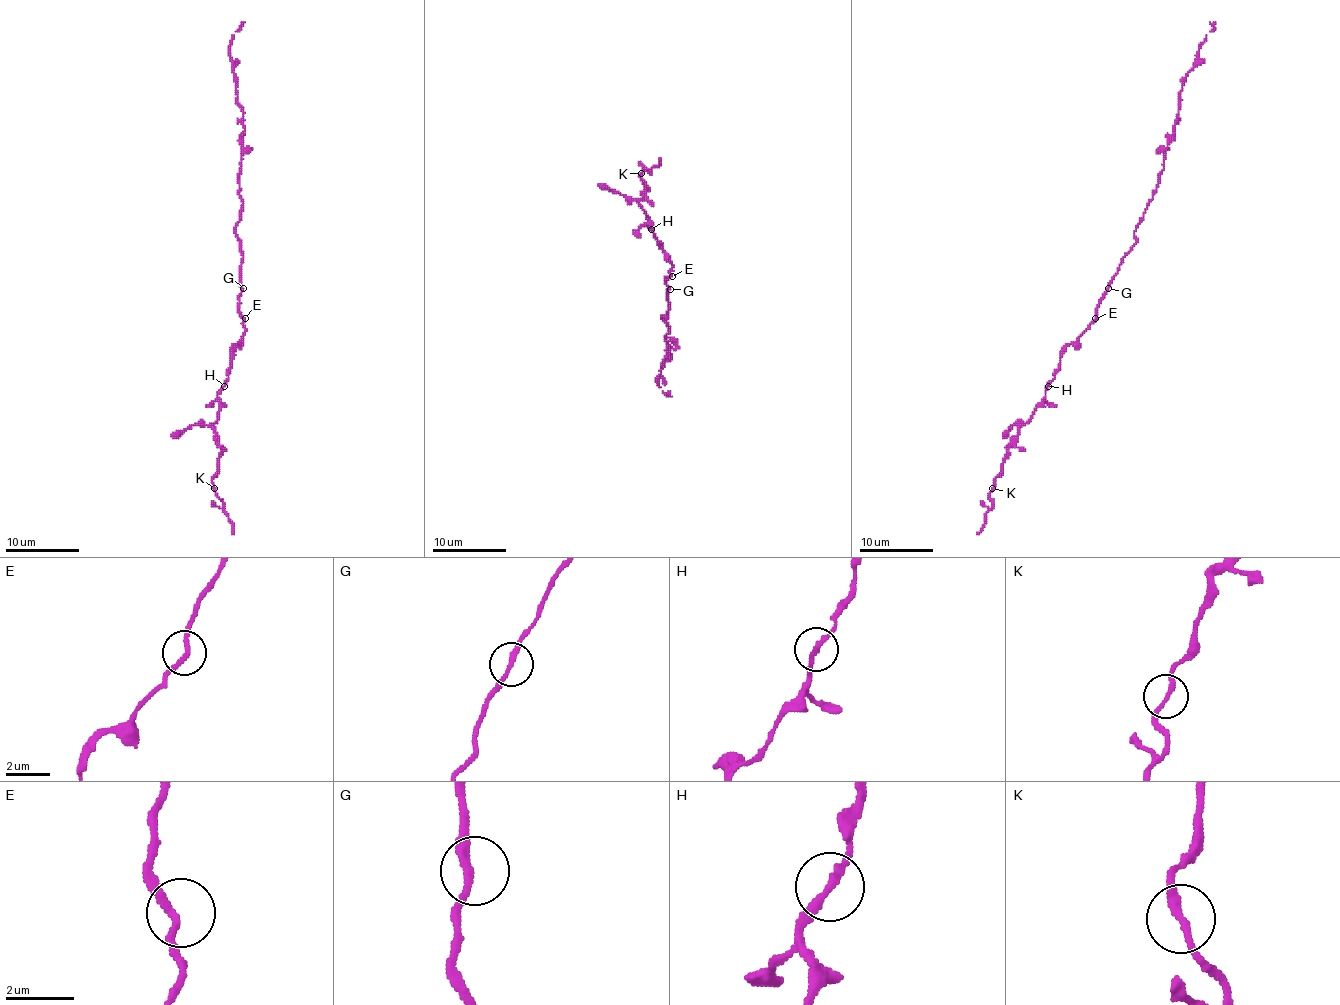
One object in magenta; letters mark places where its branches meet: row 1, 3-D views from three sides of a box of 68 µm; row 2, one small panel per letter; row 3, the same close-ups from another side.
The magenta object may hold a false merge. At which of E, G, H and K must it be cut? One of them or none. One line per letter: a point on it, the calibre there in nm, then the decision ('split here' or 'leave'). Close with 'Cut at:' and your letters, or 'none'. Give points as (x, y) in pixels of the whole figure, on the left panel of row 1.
E: (245, 318) | 200 nm | leave
G: (243, 288) | 200 nm | leave
H: (224, 386) | 220 nm | leave
K: (214, 488) | 200 nm | split here
Cut at: K

